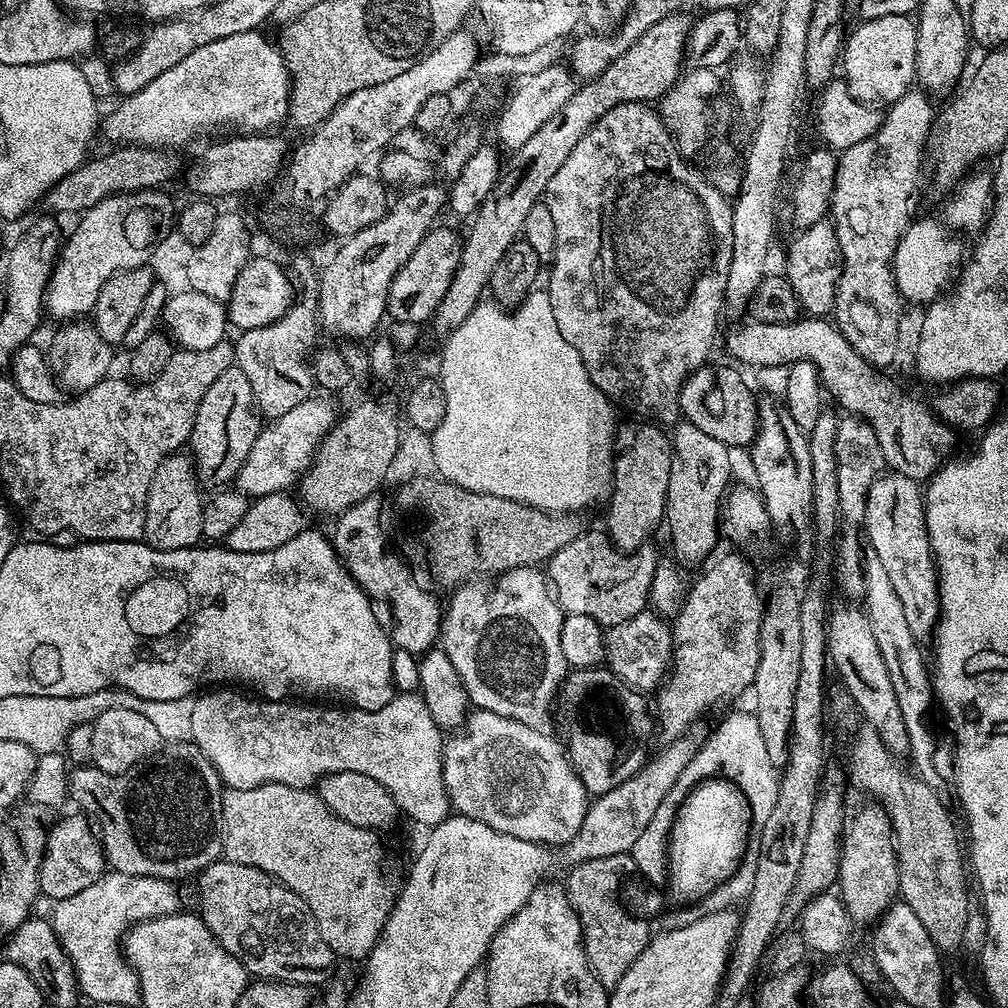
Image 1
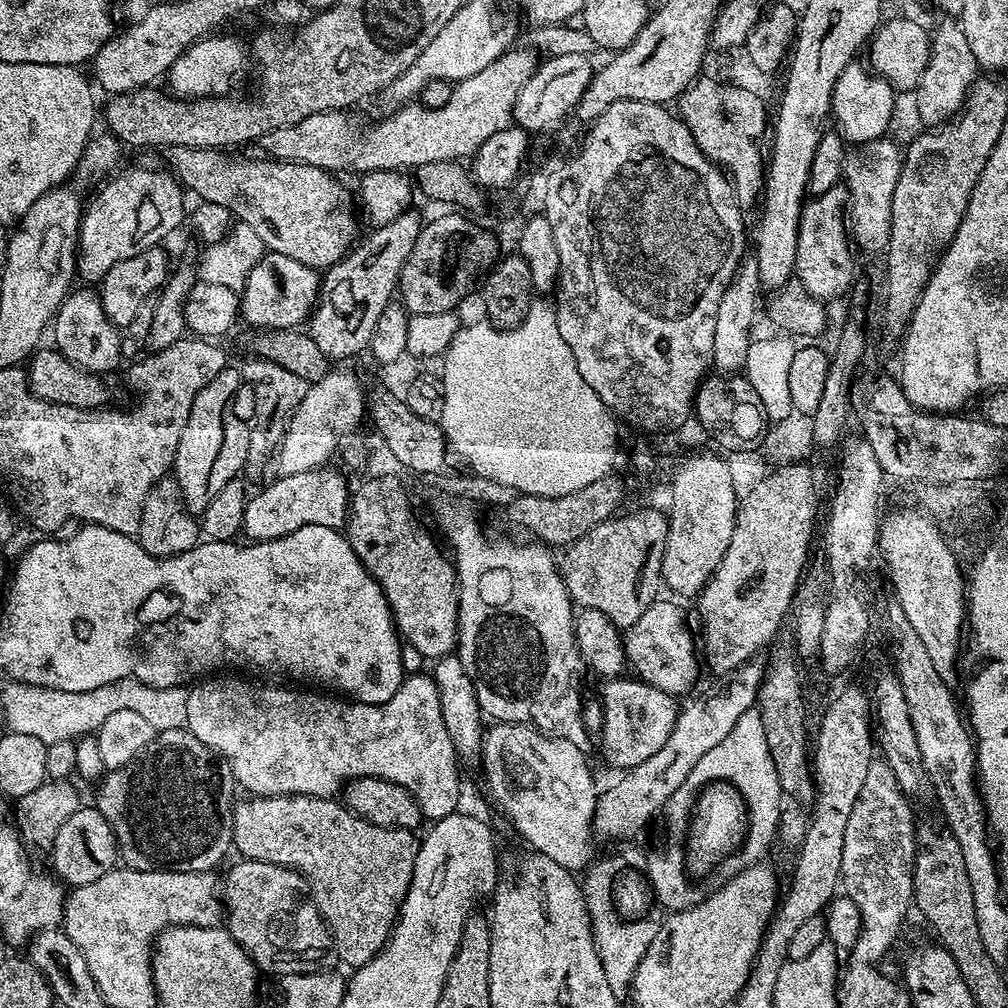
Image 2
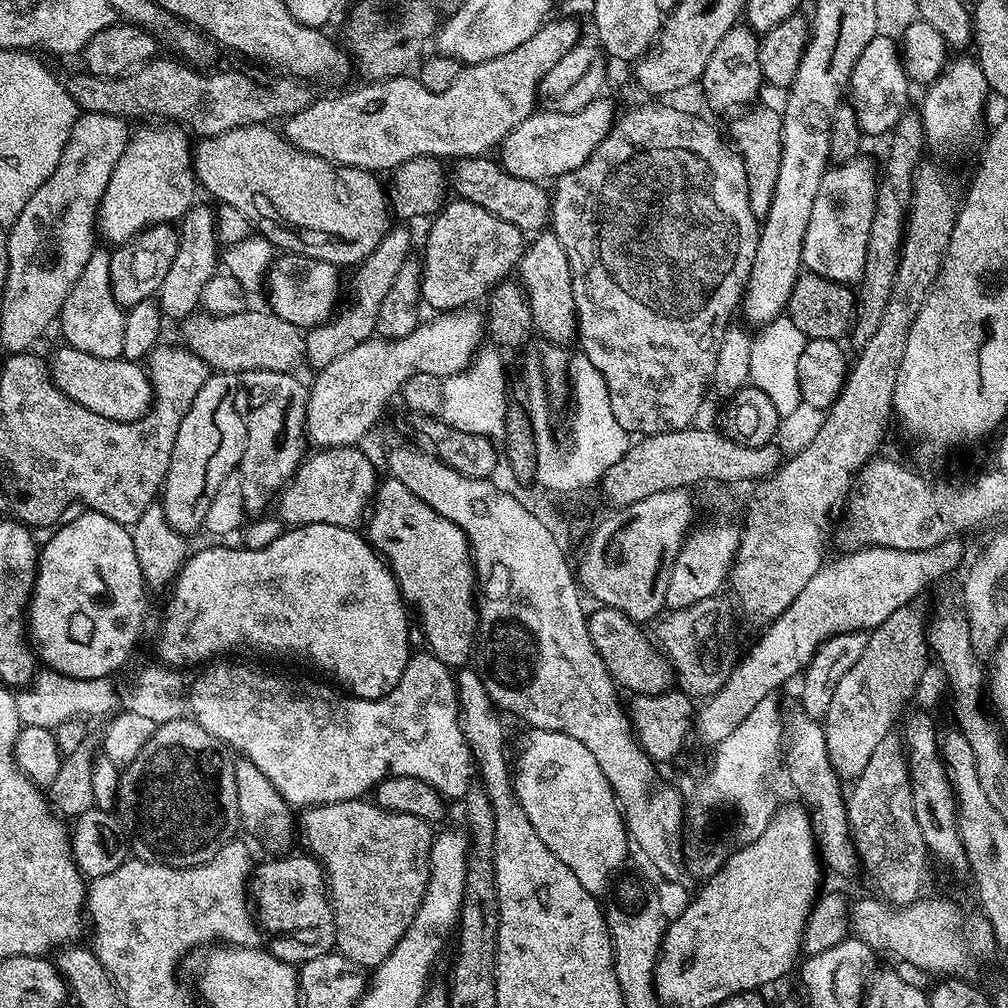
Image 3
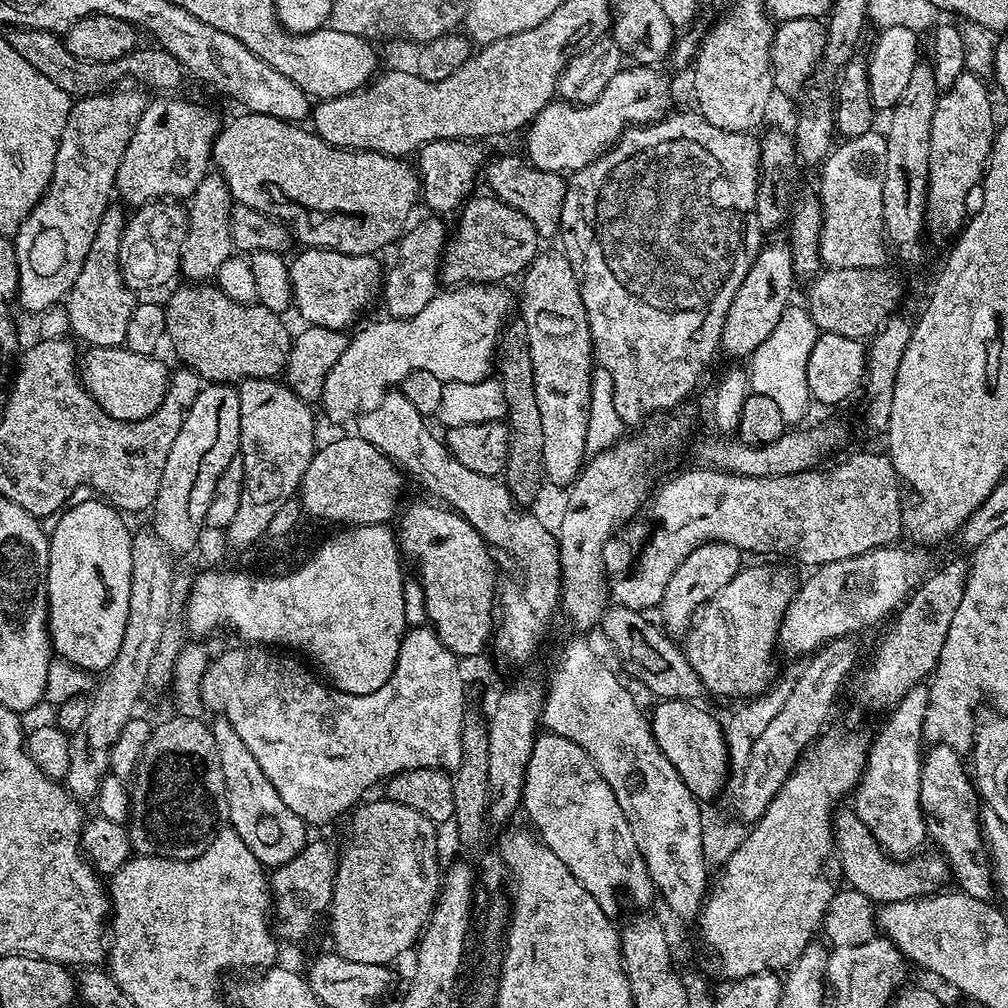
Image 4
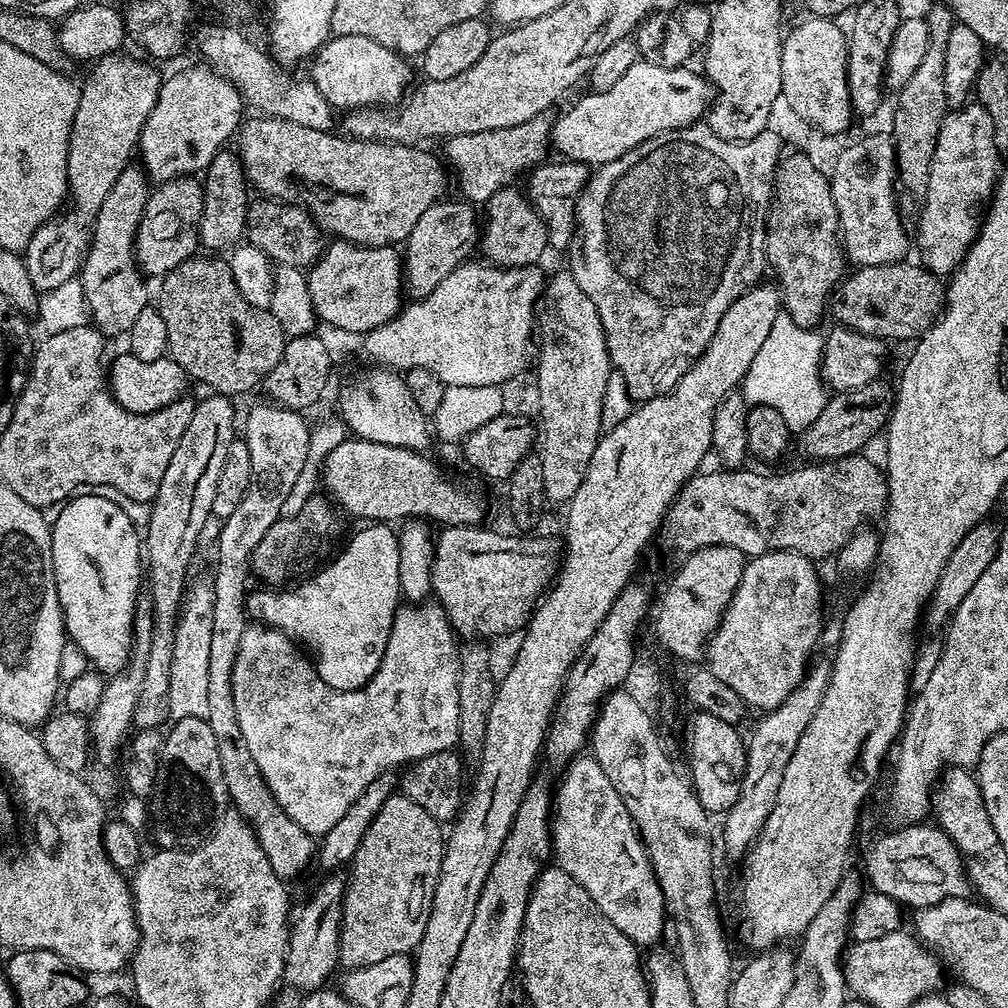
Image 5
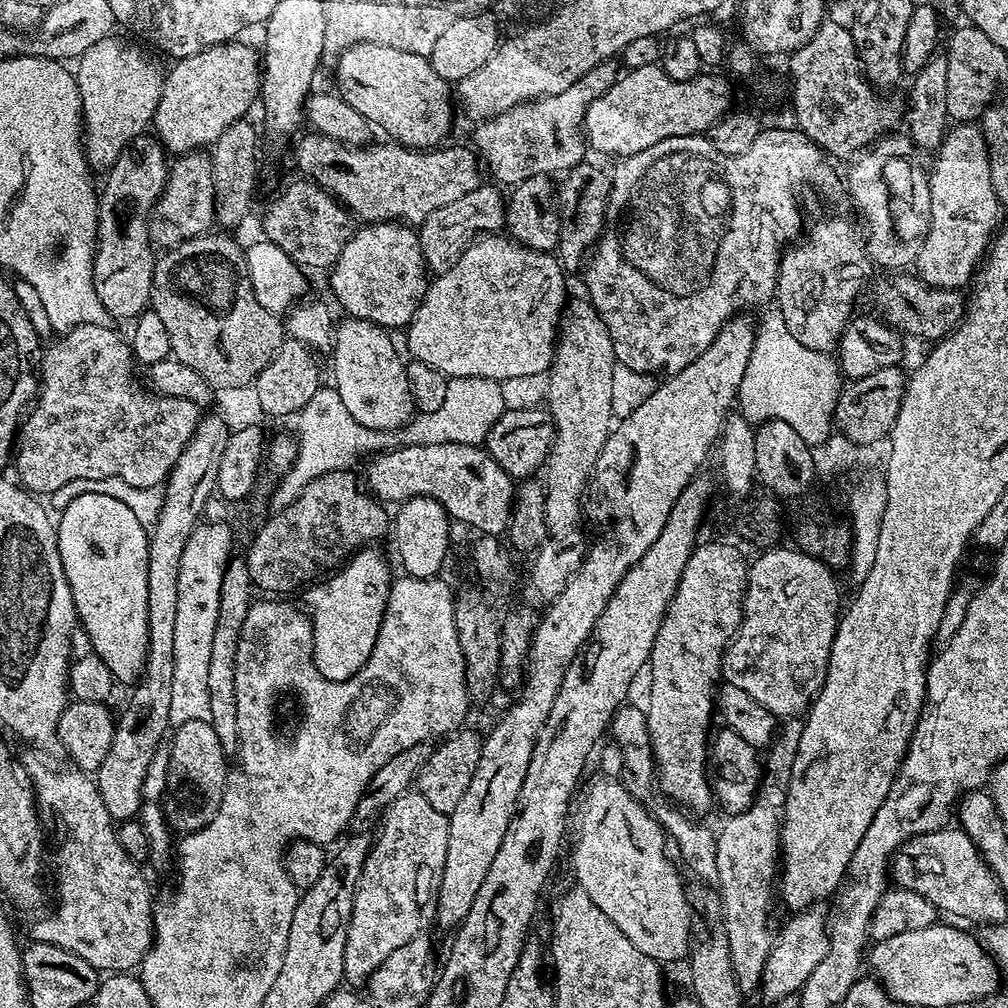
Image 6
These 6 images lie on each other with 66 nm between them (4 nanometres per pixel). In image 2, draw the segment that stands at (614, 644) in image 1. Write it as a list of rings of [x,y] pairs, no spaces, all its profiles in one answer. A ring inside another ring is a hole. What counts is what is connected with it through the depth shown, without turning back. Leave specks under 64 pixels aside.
[[[657,598],[646,614],[642,614],[642,618],[638,618],[638,622],[634,622],[634,626],[623,633],[624,659],[645,684],[669,692],[671,696],[684,698],[700,676],[702,660],[696,657],[698,644],[692,641],[692,632],[684,621],[683,610],[664,599]]]

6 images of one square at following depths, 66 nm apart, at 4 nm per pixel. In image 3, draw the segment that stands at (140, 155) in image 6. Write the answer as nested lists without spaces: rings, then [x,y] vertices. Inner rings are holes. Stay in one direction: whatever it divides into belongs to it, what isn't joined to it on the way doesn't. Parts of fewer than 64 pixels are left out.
[[[97,246],[97,248],[90,254],[90,262],[86,262],[86,266],[82,270],[82,274],[78,274],[78,282],[74,282],[74,290],[70,290],[70,294],[66,294],[66,302],[62,306],[60,315],[58,317],[58,329],[64,335],[63,343],[67,347],[74,350],[80,350],[82,354],[94,354],[94,358],[102,358],[103,360],[119,360],[122,357],[122,334],[124,333],[124,314],[125,309],[121,308],[120,303],[114,298],[112,293],[112,279],[110,278],[110,252],[107,247]]]

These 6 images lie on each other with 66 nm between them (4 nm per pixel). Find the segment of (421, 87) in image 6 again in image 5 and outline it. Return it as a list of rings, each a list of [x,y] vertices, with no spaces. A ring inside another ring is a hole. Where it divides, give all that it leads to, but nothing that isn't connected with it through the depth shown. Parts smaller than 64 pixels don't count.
[[[365,35],[331,37],[311,59],[309,77],[333,109],[344,112],[399,103],[409,87],[409,64],[399,53]],[[408,84],[408,85],[407,85]]]

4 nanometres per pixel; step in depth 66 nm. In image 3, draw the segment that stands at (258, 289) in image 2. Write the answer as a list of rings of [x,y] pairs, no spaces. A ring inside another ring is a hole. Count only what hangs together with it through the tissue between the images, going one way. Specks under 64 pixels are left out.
[[[296,253],[281,255],[269,269],[266,277],[269,309],[276,316],[290,322],[296,328],[315,328],[331,319],[337,309],[340,278],[337,265]]]

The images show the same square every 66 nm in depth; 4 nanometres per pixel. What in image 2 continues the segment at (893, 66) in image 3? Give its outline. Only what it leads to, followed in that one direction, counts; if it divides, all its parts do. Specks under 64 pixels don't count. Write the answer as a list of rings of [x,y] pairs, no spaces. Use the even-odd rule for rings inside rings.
[[[860,62],[848,64],[846,70],[842,70],[842,74],[838,76],[832,95],[831,119],[834,124],[836,120],[835,127],[852,146],[881,139],[887,133],[884,131],[891,126],[892,115],[896,112],[897,89],[893,88],[891,82],[883,76],[865,68],[860,65]]]

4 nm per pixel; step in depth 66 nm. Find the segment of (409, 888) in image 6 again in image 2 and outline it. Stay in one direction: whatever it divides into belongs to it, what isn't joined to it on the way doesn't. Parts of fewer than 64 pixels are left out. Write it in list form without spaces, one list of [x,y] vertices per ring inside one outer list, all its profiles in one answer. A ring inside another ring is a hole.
[[[253,795],[252,800],[241,799],[232,809],[232,843],[235,851],[240,851],[239,855],[246,860],[261,860],[262,862],[274,862],[278,866],[292,868],[295,872],[300,872],[312,888],[312,901],[318,906],[330,934],[334,938],[334,946],[339,963],[349,964],[349,969],[355,970],[370,962],[380,953],[386,941],[392,936],[392,928],[396,925],[396,920],[400,916],[400,907],[408,893],[408,887],[412,885],[412,875],[414,874],[414,864],[416,855],[420,849],[418,836],[411,828],[387,828],[386,826],[375,825],[374,822],[364,820],[356,812],[352,812],[339,799],[325,798],[323,796],[258,796]]]

